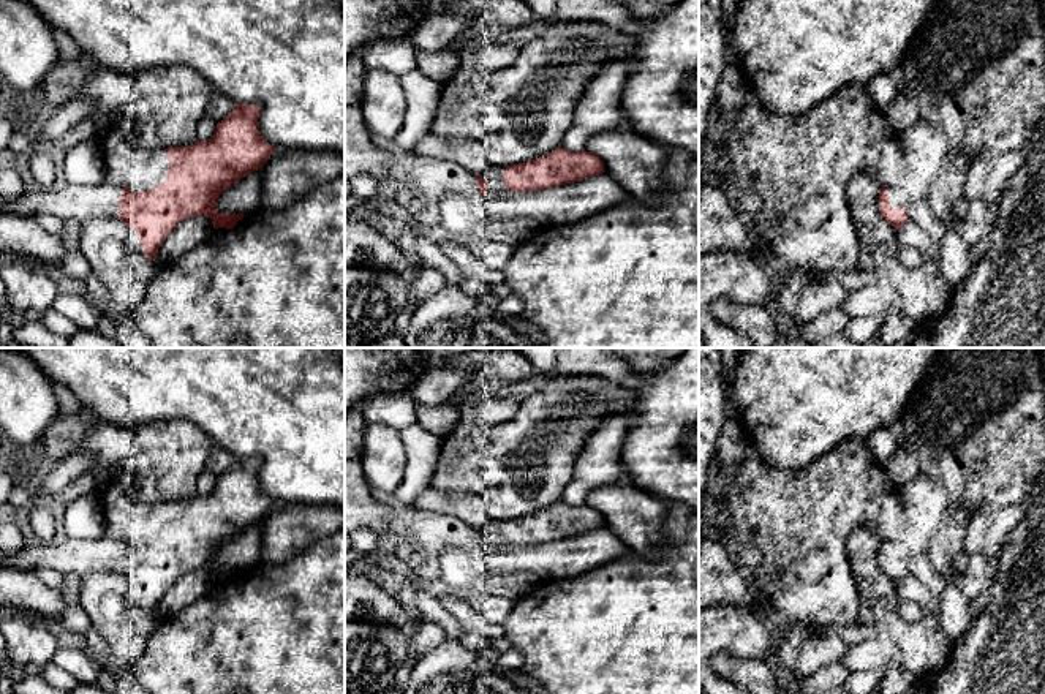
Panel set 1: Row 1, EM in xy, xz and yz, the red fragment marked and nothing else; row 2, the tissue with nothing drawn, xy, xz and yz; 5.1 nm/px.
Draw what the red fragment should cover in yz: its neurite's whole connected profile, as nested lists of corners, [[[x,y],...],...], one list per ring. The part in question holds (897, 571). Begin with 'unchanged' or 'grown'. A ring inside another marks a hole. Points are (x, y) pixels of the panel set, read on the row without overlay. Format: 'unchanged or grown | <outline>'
grown | [[[884,537],[879,545],[879,564],[882,572],[896,585],[907,577],[906,550],[903,542]]]

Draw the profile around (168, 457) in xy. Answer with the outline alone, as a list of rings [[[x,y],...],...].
[[[153,421],[130,425],[131,466],[120,476],[120,488],[141,503],[183,501],[196,496],[212,443],[188,421]]]

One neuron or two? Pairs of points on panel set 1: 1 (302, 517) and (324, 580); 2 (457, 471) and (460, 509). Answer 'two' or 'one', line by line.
1: two
2: two

